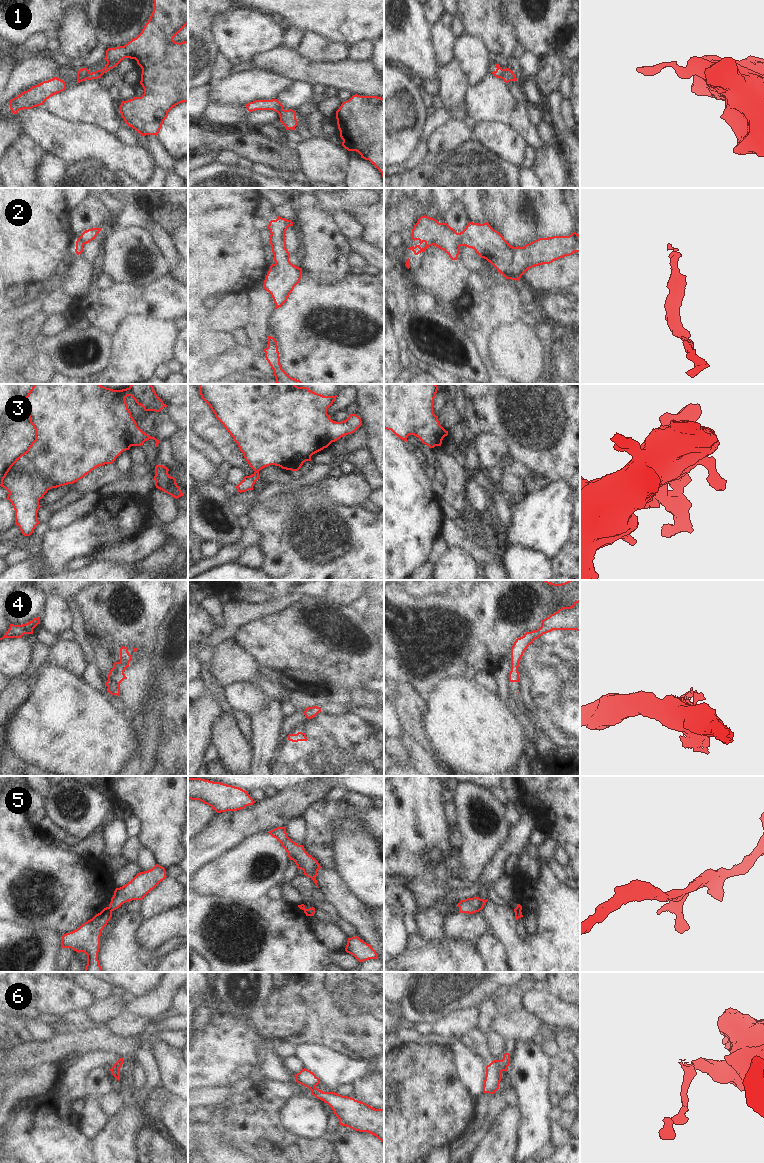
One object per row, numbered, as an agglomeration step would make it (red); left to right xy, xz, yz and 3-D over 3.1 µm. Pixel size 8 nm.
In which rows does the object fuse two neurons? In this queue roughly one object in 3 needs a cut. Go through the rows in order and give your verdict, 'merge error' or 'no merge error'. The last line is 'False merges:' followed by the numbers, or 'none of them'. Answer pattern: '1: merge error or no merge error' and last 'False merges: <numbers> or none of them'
1: merge error
2: no merge error
3: no merge error
4: no merge error
5: merge error
6: merge error
False merges: 1, 5, 6

